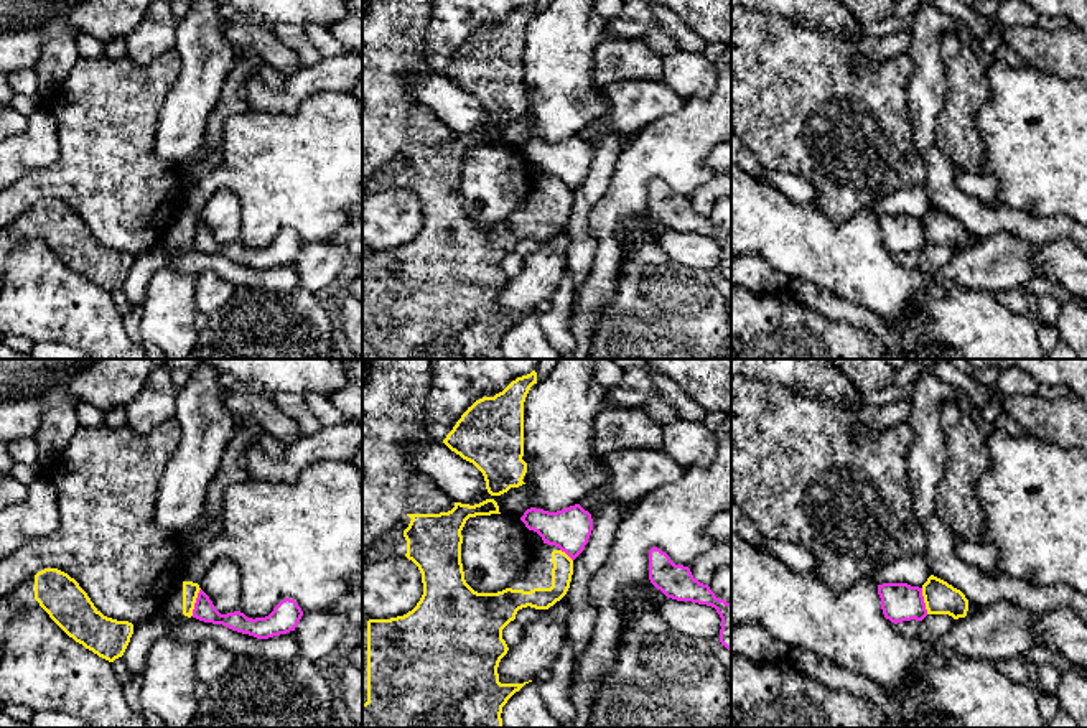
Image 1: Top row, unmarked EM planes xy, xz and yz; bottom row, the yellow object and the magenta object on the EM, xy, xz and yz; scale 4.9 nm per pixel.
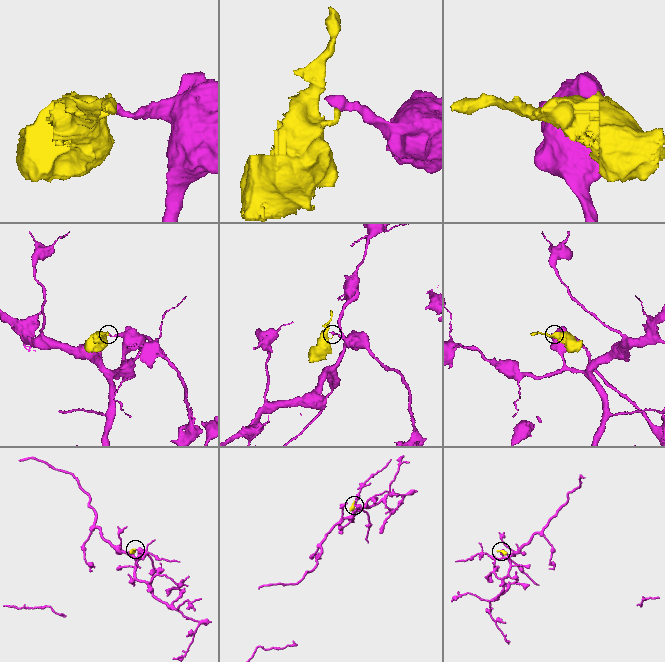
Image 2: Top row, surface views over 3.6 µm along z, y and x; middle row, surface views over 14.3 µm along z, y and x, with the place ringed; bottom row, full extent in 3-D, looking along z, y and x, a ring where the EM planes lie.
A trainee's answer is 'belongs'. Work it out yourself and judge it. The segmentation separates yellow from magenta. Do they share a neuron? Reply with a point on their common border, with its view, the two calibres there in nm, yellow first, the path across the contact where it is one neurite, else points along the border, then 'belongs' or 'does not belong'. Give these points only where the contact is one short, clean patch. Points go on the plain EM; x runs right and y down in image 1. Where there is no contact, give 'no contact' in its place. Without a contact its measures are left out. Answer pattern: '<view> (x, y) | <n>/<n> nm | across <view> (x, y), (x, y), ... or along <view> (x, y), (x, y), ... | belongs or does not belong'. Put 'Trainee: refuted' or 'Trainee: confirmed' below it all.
xy (195, 233) | 80/100 nm | along xy (200, 219), (191, 246) | does not belong
Trainee: refuted

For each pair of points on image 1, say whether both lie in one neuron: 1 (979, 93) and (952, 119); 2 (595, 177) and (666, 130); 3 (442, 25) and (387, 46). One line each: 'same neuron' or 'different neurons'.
1: same neuron
2: different neurons
3: different neurons

